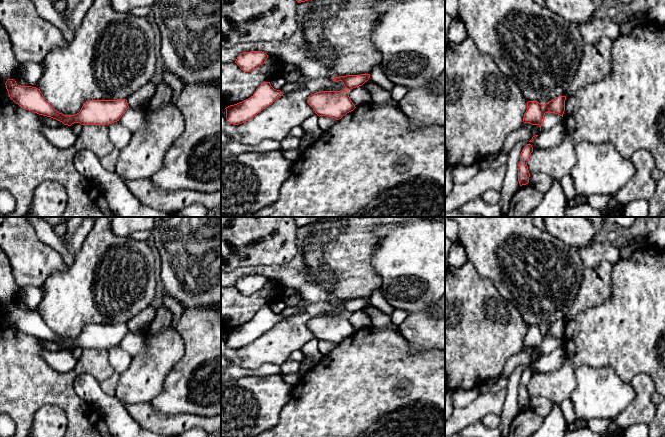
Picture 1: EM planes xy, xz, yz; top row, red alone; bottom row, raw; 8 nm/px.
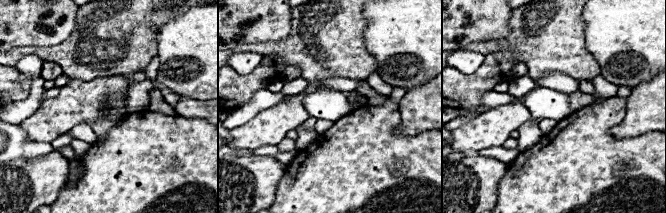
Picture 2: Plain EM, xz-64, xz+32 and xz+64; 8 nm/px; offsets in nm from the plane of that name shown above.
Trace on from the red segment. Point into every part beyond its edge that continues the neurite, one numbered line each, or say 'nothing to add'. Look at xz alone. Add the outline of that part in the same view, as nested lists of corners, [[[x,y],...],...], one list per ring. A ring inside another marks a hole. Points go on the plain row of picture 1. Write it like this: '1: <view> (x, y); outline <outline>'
nothing to add

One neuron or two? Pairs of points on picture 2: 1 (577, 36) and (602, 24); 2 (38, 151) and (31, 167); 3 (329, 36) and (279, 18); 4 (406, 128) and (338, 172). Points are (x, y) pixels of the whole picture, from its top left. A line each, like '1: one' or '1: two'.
1: two
2: two
3: two
4: two

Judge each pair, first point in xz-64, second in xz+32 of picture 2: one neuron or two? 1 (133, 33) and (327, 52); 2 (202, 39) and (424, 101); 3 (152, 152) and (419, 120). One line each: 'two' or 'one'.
1: one
2: two
3: two

